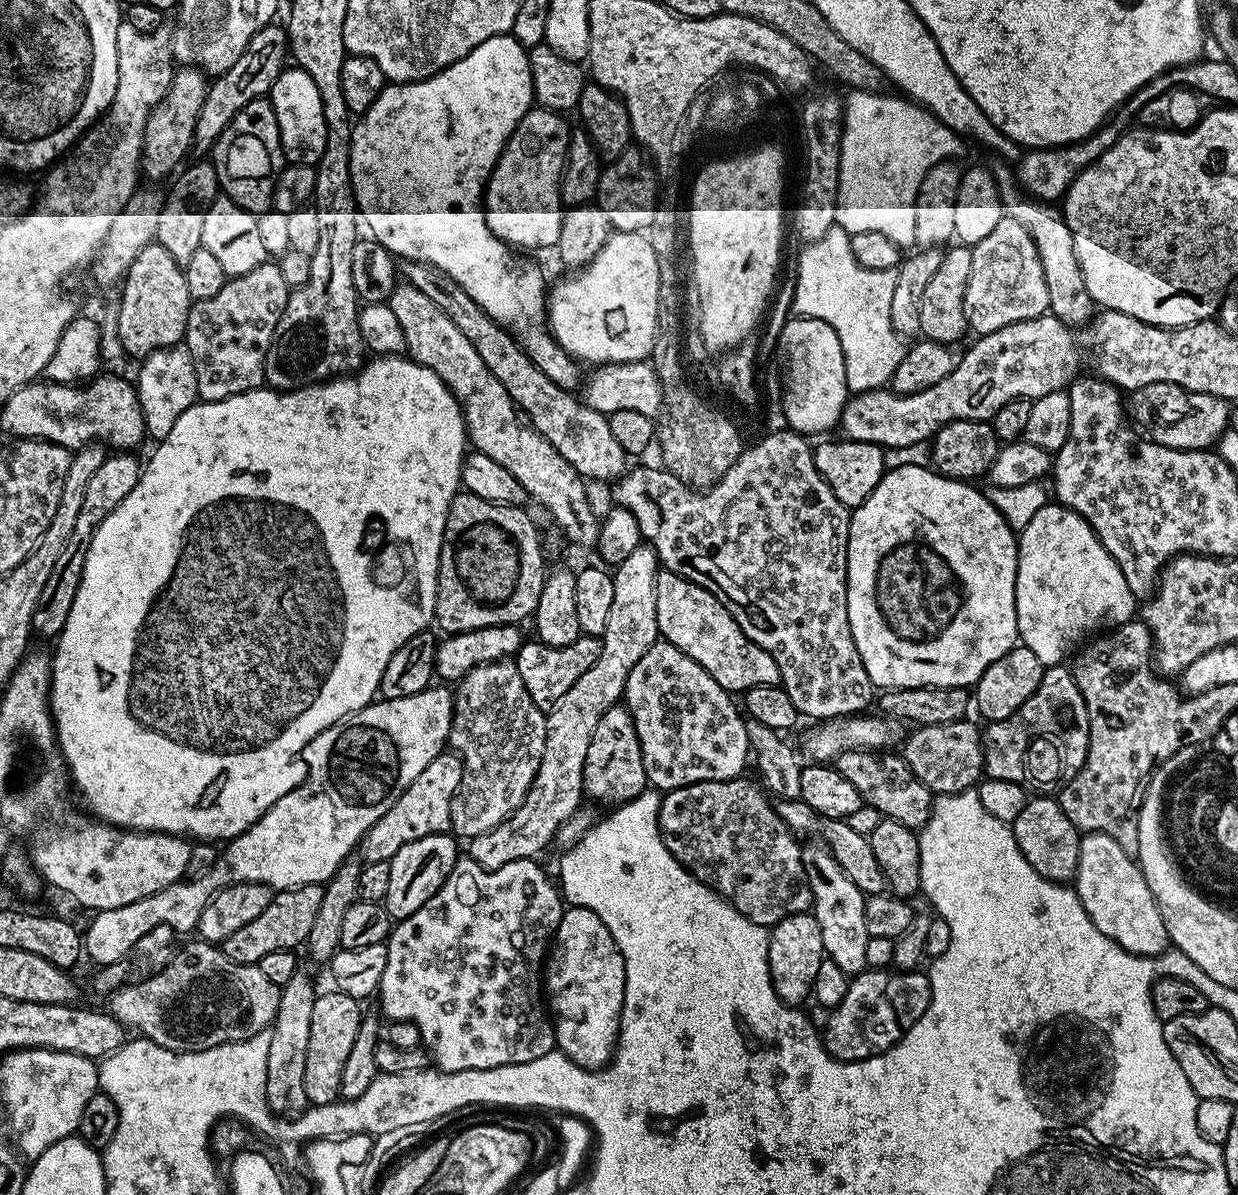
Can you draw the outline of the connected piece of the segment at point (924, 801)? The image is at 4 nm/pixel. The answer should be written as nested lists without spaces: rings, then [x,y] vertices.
[[[866,748],[846,750],[836,757],[834,767],[842,778],[847,778],[858,789],[865,805],[879,810],[883,819],[902,822],[902,826],[919,830],[930,818],[934,793],[914,775],[914,770],[910,770],[910,766],[906,766],[895,751]]]

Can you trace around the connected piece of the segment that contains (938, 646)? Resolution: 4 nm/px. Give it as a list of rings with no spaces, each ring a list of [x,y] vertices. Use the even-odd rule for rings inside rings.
[[[907,464],[906,466],[898,466],[897,468],[888,468],[878,482],[876,489],[851,513],[848,522],[848,617],[850,618],[850,634],[854,634],[854,646],[858,646],[858,654],[862,658],[862,666],[866,666],[866,674],[870,678],[872,685],[877,689],[949,688],[950,686],[968,688],[969,686],[975,686],[982,678],[984,671],[991,664],[998,662],[998,658],[1005,656],[1011,648],[1017,647],[1018,633],[1014,619],[1014,605],[1016,603],[1016,553],[1018,551],[1018,536],[1012,527],[1008,525],[1006,518],[1002,518],[999,510],[988,501],[987,495],[983,491],[979,492],[978,489],[972,487],[976,486],[962,480],[951,480],[948,476],[941,476],[939,472],[923,464]]]

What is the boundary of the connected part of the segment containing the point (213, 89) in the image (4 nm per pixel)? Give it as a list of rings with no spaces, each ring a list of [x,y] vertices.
[[[273,22],[265,28],[259,28],[254,34],[254,38],[250,38],[250,42],[238,58],[238,62],[234,62],[234,66],[230,66],[230,70],[221,72],[209,83],[208,93],[202,102],[202,110],[198,114],[196,122],[194,139],[196,148],[211,149],[212,145],[216,143],[216,139],[222,134],[222,130],[226,130],[226,126],[230,126],[234,114],[238,114],[238,110],[242,110],[242,106],[246,106],[246,102],[254,102],[271,93],[272,84],[280,77],[286,64],[284,56],[286,60],[286,53],[289,51],[288,33],[281,25],[280,28],[278,25],[279,23]]]

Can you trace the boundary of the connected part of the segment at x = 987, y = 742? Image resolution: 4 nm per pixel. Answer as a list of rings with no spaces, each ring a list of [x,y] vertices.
[[[1048,666],[1044,669],[1038,690],[1010,714],[1010,718],[991,721],[983,729],[984,738],[984,776],[987,779],[1005,779],[1018,783],[1032,794],[1056,794],[1064,785],[1078,774],[1088,753],[1088,711],[1086,702],[1072,677],[1071,667]]]

